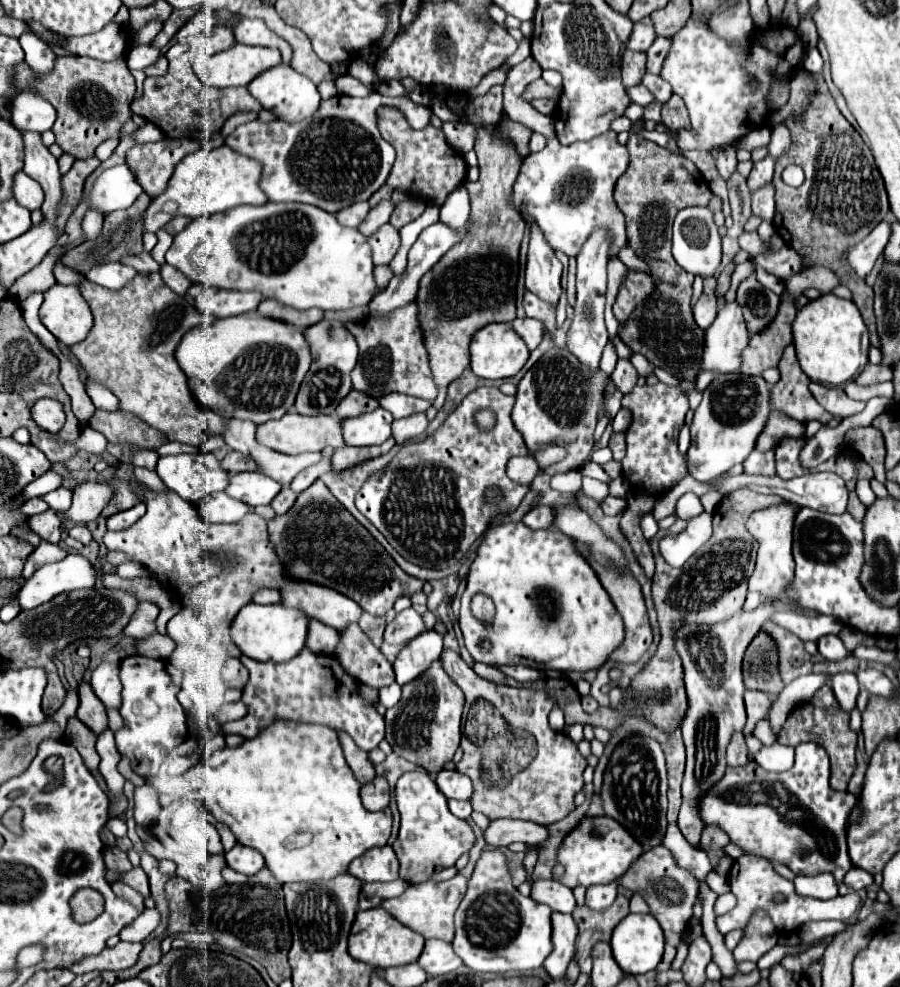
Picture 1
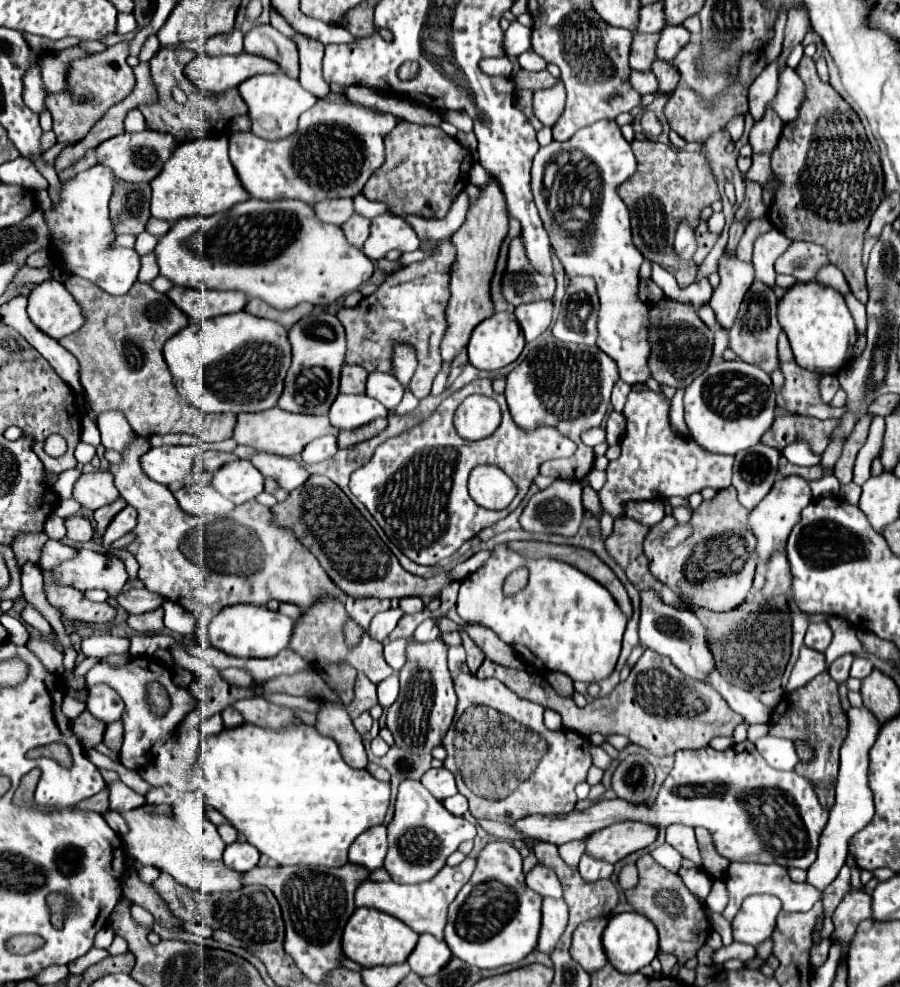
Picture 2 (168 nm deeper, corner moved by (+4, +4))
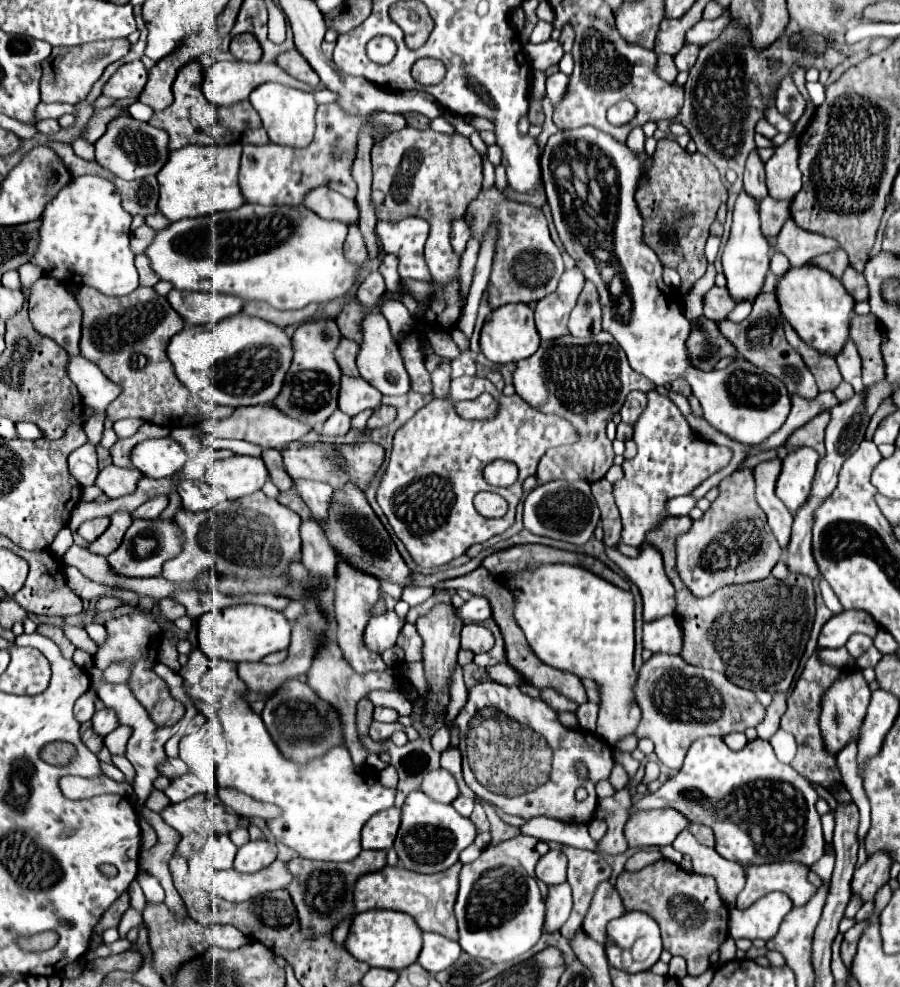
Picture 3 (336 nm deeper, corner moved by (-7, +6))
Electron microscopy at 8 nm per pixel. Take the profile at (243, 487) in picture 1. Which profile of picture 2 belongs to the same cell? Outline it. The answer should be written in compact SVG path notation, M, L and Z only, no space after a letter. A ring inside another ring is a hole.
M235 459L225 463L211 477L211 487L239 505L255 499L263 491L263 475L249 463L249 459Z

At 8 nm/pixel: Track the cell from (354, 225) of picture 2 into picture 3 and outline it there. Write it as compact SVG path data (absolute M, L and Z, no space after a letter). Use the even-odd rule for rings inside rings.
M350 225L350 233L348 233L348 237L346 237L344 251L346 251L346 257L348 257L350 261L356 261L356 263L366 261L368 249L366 249L366 241L364 241L362 231L360 231L358 225Z

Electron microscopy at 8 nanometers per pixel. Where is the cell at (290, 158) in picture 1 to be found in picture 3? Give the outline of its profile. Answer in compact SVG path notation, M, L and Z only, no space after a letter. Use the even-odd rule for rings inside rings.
M320 105L316 111L316 135L304 149L278 143L244 145L240 187L248 203L260 205L300 205L304 197L316 187L328 187L342 193L348 199L356 197L356 181L352 179L352 165L356 159L358 137L366 123L372 123L372 139L382 133L394 133L406 127L404 115L374 113L374 115L350 115L340 105Z

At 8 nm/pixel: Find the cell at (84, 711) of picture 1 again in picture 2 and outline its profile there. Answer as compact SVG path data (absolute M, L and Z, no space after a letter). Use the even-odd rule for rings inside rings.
M83 711L77 719L73 719L71 727L73 727L73 733L81 739L81 745L85 749L93 749L95 745L99 745L103 739L103 731L105 731L105 725L93 719L89 711Z

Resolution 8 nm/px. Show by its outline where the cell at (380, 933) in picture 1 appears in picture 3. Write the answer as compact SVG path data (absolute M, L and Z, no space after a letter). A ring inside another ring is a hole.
M388 909L364 911L352 919L346 949L358 961L368 963L370 967L388 967L402 971L404 967L416 963L418 959L418 953L422 949L422 929L410 915L404 915L400 911L388 911Z

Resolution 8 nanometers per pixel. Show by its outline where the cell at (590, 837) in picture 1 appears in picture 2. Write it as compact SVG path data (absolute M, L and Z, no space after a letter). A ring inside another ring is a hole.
M625 821L609 825L587 837L587 853L595 859L605 859L609 863L621 861L625 855L645 849L655 843L659 829L639 821Z

